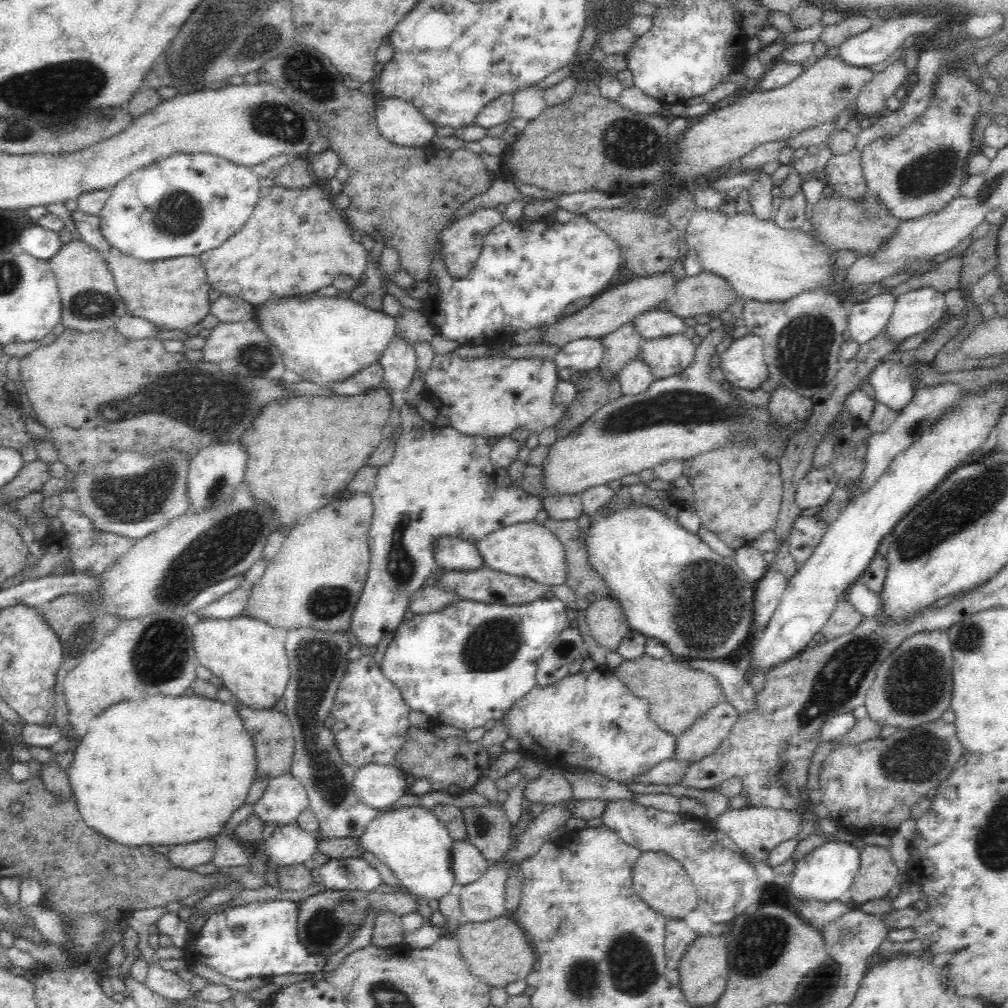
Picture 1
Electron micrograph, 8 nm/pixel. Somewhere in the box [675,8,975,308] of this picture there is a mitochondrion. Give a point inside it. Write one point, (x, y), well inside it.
(926, 176)

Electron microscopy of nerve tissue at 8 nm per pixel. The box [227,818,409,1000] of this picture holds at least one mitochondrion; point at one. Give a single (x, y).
(323, 929)

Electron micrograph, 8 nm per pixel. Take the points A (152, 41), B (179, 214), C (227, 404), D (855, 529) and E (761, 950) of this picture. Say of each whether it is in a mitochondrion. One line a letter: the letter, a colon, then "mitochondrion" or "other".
A: other
B: mitochondrion
C: mitochondrion
D: other
E: mitochondrion

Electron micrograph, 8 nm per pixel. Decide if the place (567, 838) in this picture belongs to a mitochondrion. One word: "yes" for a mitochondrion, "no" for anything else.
no

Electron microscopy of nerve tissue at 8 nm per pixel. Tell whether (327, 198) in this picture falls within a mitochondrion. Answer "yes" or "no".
no

